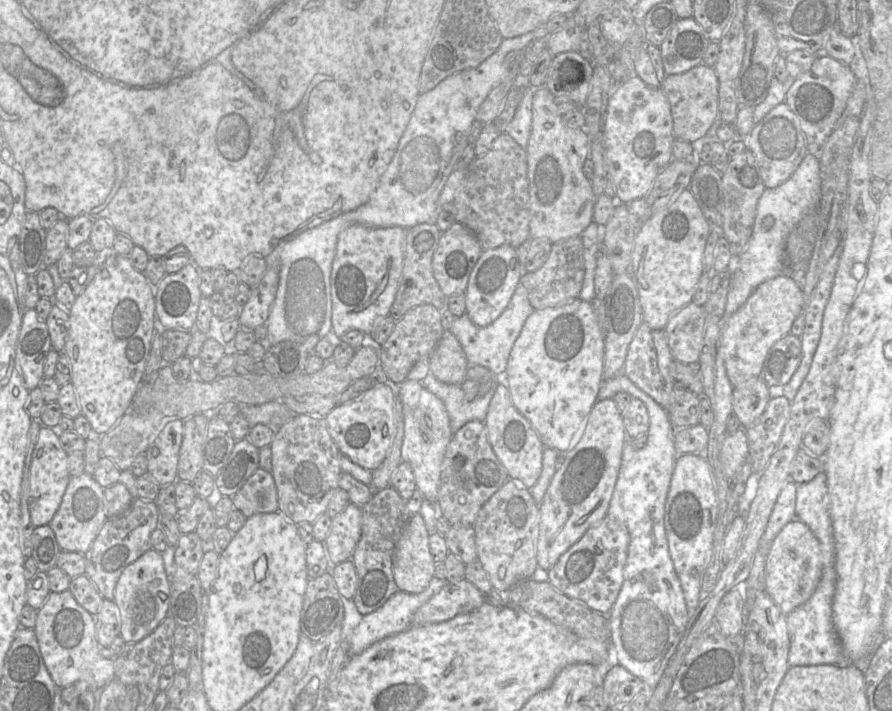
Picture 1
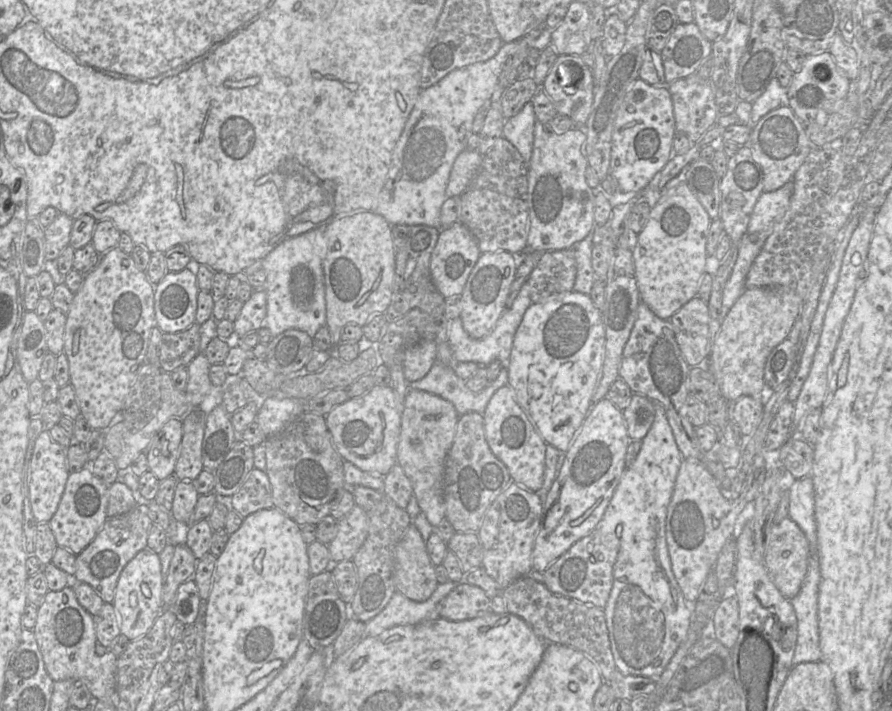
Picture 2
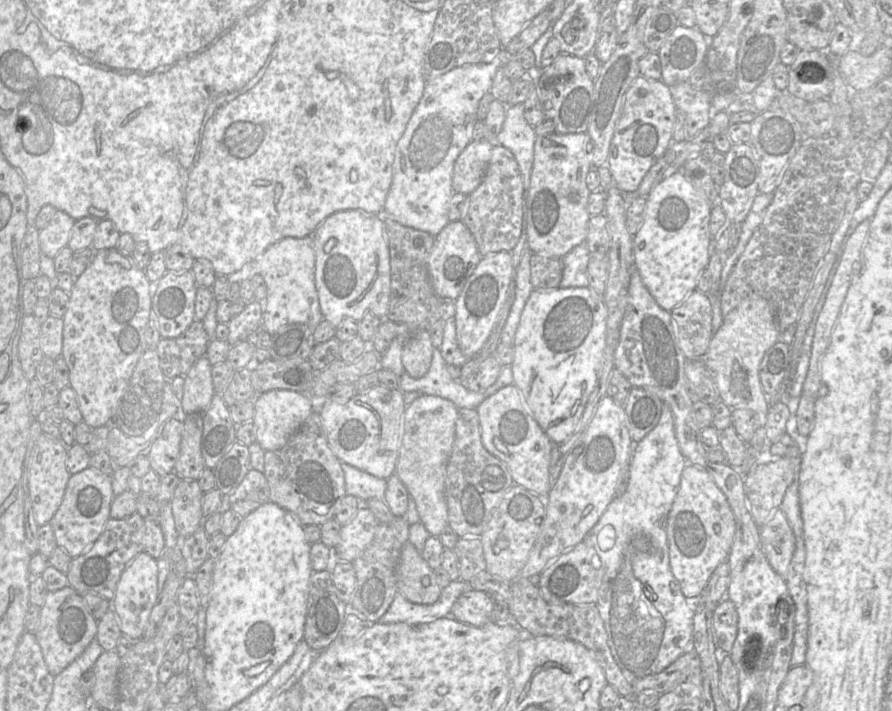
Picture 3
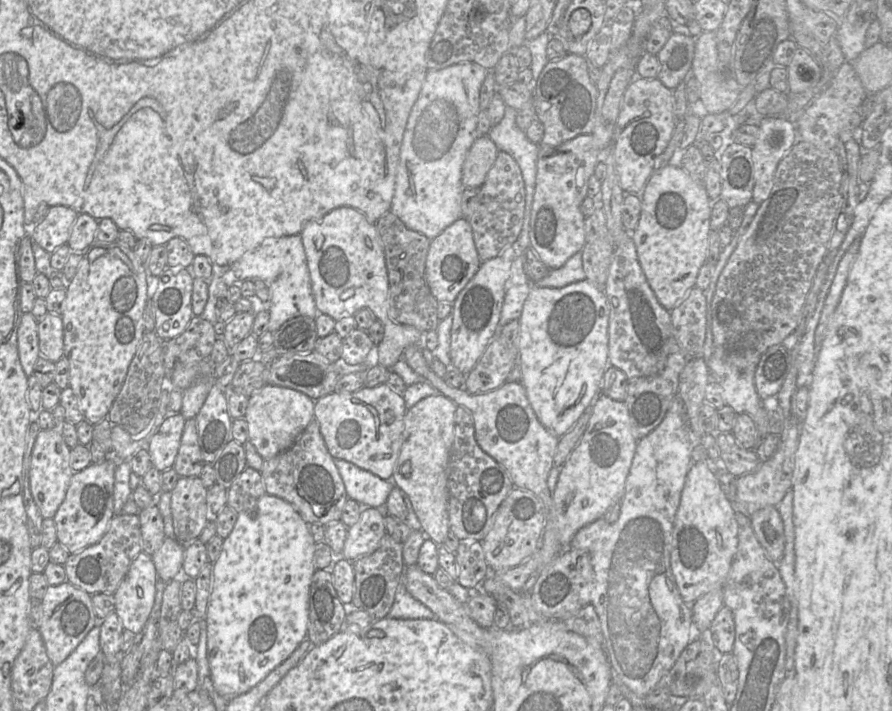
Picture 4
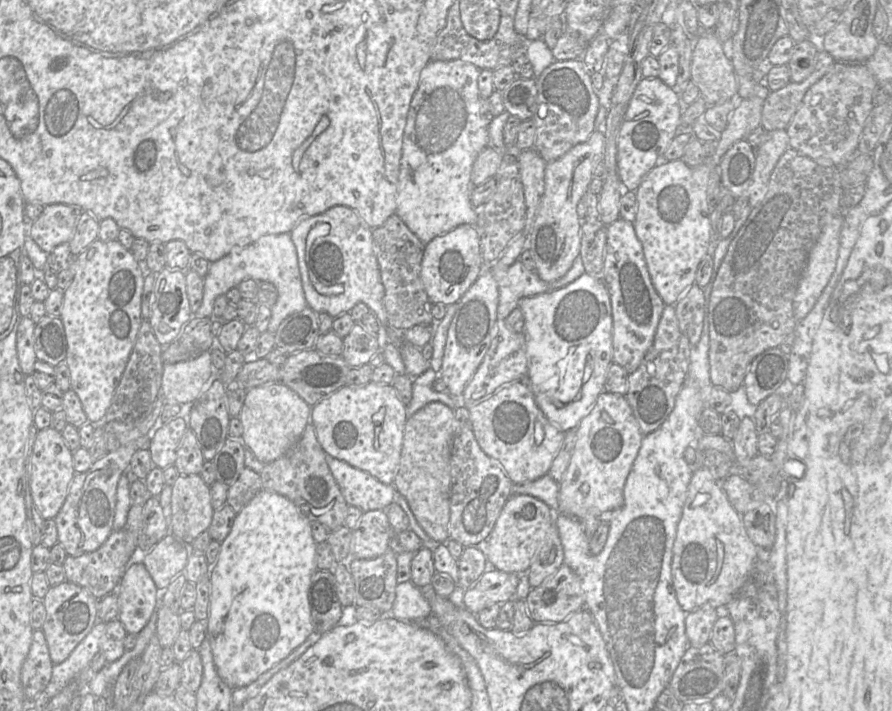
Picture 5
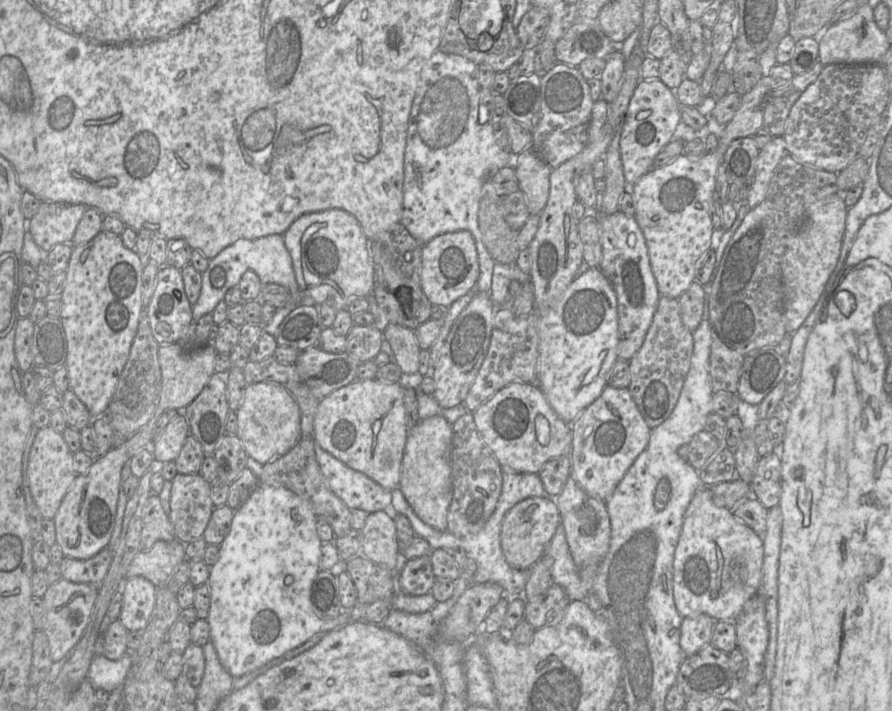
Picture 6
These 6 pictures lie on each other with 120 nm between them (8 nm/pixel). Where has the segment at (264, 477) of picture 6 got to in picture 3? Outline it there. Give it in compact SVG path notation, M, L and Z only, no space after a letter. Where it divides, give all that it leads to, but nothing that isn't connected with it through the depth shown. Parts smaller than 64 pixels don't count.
M317 411L311 413L282 448L265 451L263 474L269 486L270 501L292 513L303 526L321 526L334 518L343 498L347 495L341 461L329 447L321 417Z

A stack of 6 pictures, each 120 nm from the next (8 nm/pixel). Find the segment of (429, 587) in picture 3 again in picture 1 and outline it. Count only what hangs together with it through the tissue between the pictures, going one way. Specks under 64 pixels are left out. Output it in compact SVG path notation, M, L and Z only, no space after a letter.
M420 513L412 515L394 550L394 580L399 590L419 594L435 577L435 561L429 546L430 533Z

